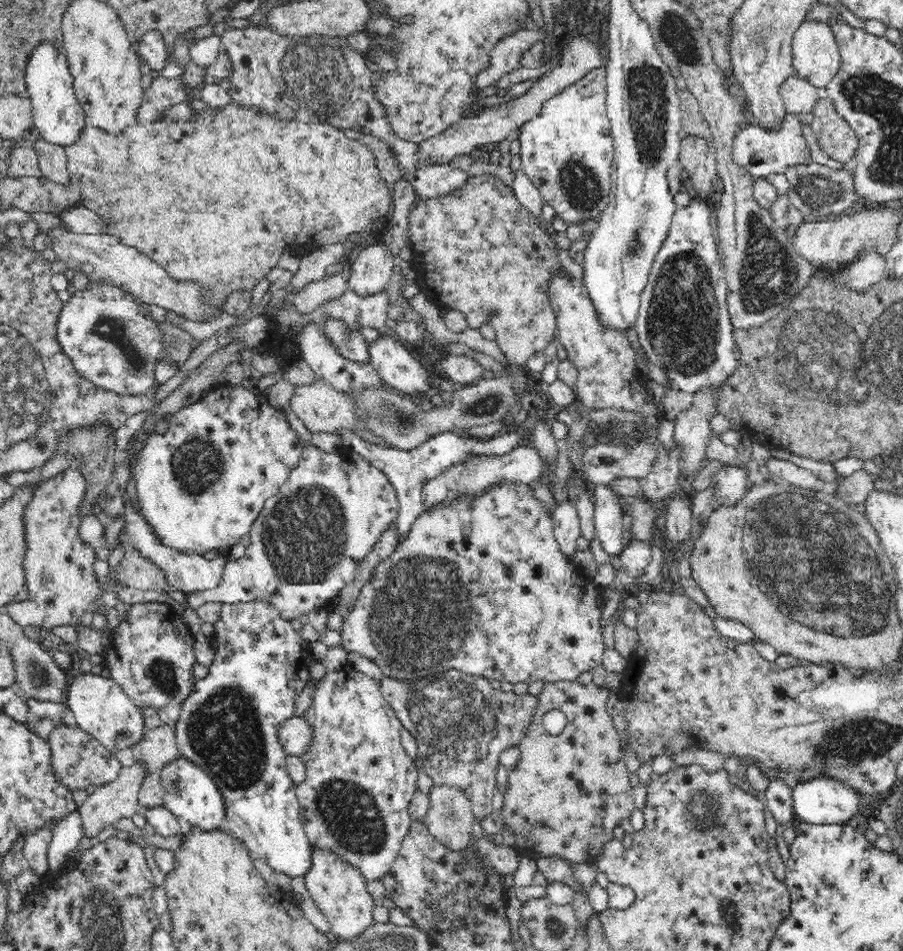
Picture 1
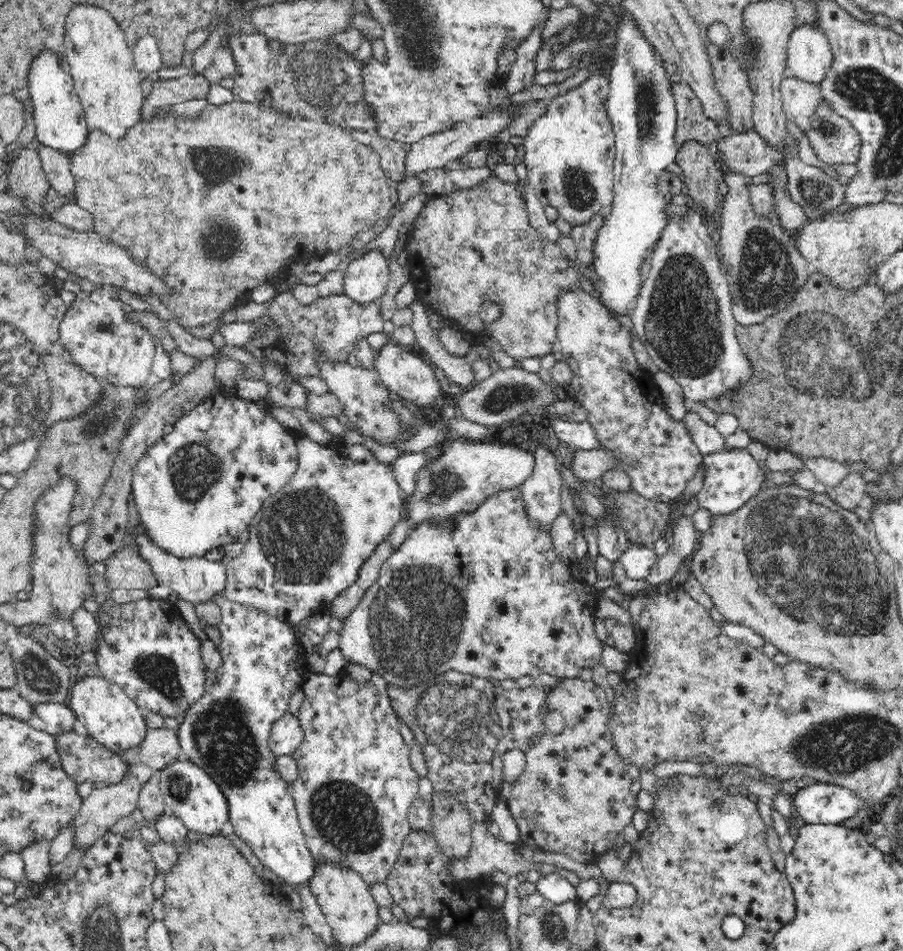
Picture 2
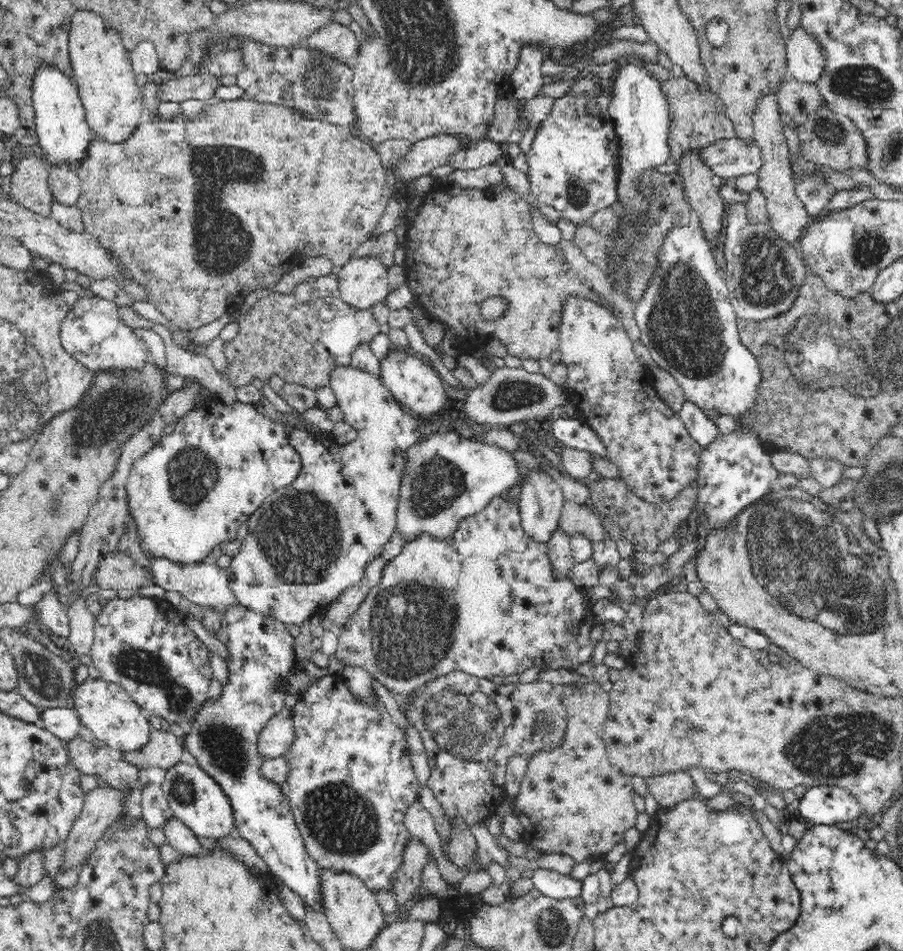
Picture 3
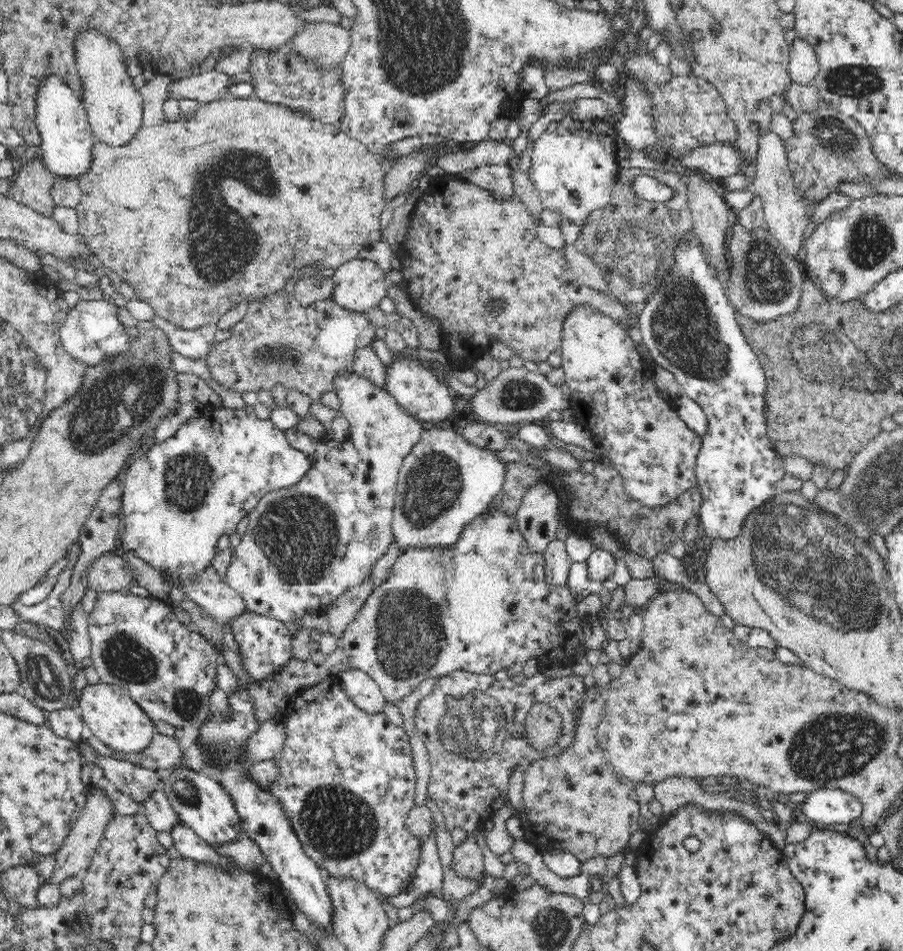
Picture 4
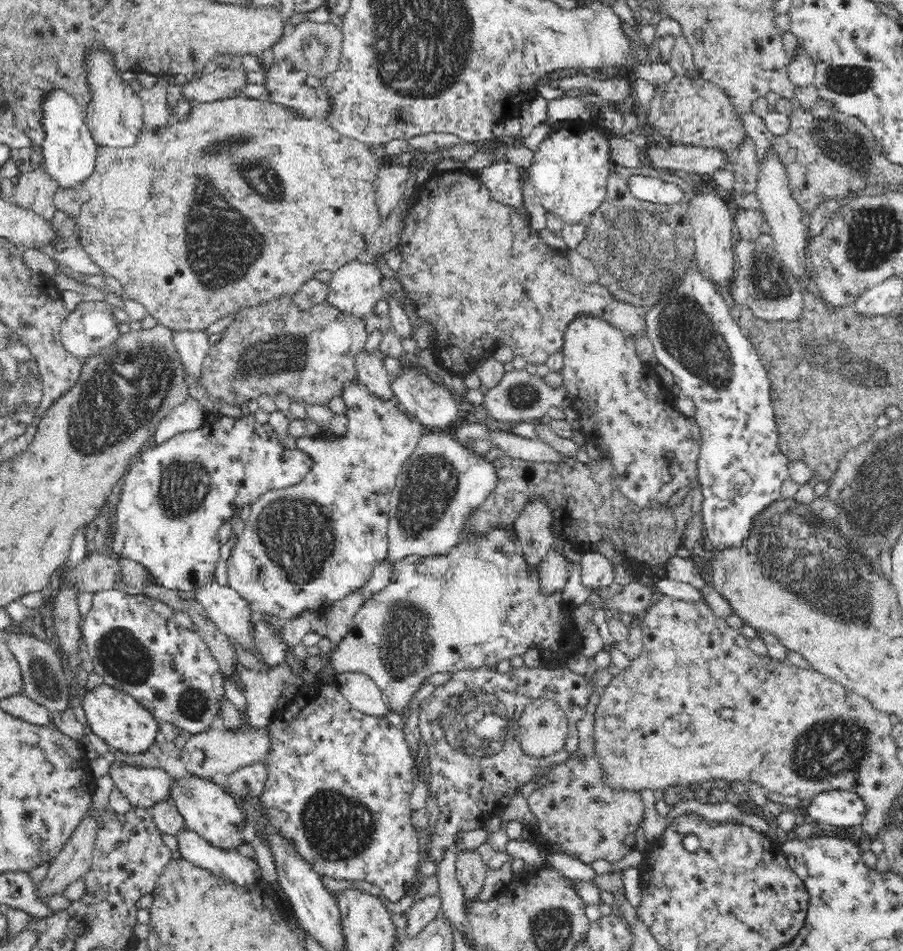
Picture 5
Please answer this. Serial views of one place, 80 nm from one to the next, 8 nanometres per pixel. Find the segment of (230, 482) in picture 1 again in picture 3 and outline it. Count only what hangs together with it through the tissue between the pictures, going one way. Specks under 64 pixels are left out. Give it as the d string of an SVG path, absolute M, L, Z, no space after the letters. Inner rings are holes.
M211 397L177 420L172 434L164 435L130 466L126 509L134 520L138 545L151 561L166 560L178 567L206 562L214 546L233 540L237 528L247 522L264 498L290 486L303 468L303 458L290 446L285 425L259 414L254 405L230 407Z

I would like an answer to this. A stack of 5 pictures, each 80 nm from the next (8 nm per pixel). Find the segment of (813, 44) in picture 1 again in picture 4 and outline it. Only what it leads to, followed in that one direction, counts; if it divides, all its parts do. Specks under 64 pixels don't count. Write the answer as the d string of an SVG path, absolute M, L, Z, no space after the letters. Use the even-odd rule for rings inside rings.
M796 38L789 54L789 75L794 83L803 85L814 81L819 64L808 43Z

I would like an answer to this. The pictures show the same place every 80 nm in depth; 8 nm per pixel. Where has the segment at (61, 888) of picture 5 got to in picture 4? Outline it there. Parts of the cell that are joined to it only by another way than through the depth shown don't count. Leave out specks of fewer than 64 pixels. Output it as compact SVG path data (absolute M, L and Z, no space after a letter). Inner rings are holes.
M92 789L87 798L87 805L84 807L83 813L73 822L71 831L68 833L64 844L54 854L54 866L50 878L45 883L49 886L60 886L64 880L78 876L84 872L91 864L96 854L96 846L100 840L100 834L110 818L110 814L114 811L108 796L104 797L100 791Z

